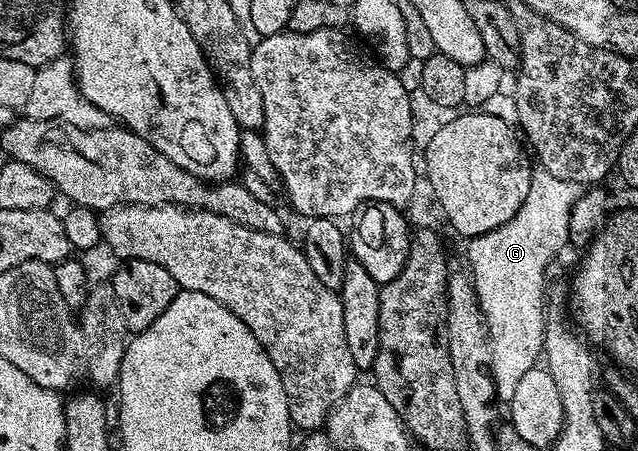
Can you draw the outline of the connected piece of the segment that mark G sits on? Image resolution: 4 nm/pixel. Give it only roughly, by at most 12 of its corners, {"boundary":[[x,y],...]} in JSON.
{"boundary":[[534,170],[501,227],[468,240],[502,404],[542,362],[545,266],[578,184]]}

